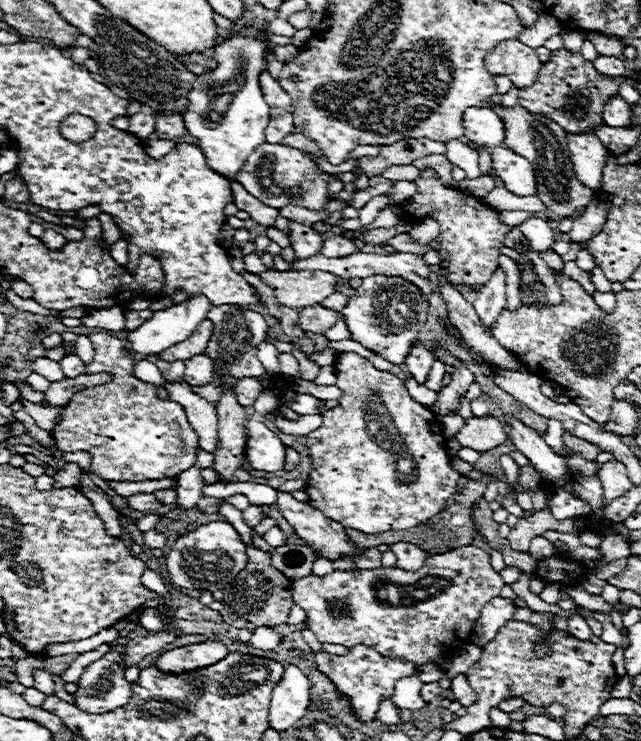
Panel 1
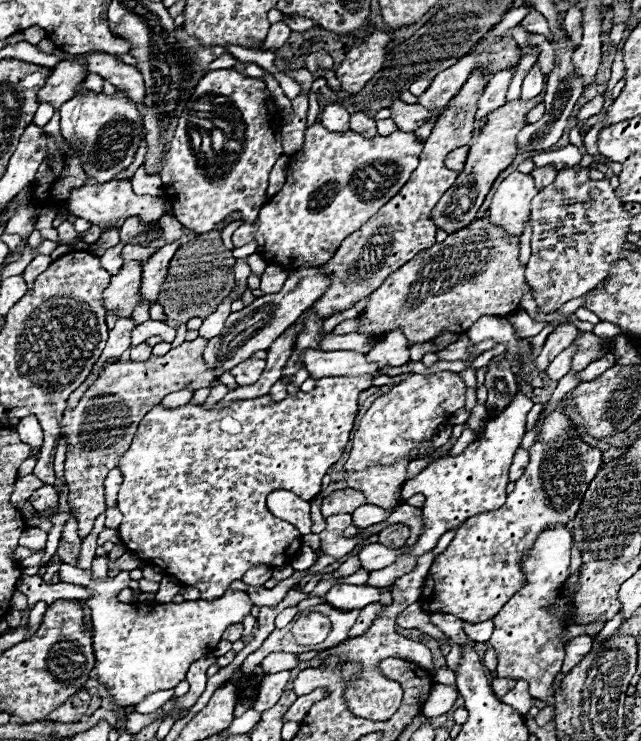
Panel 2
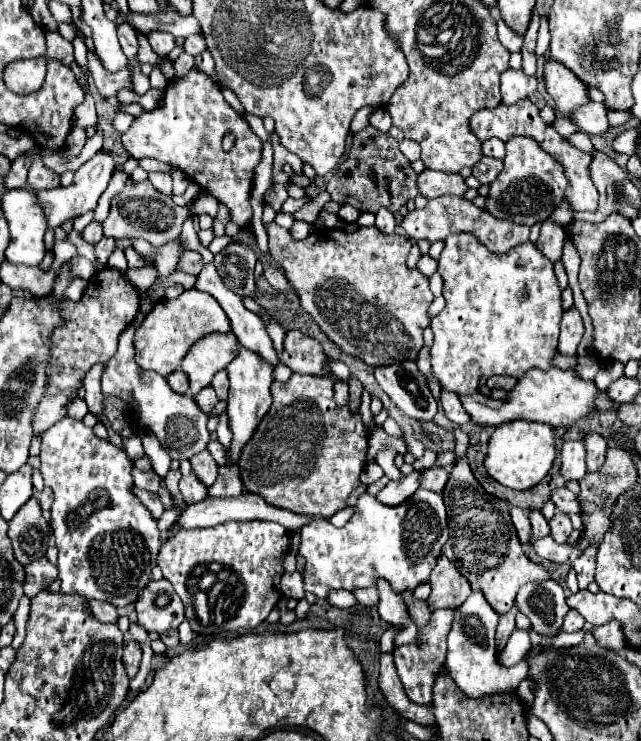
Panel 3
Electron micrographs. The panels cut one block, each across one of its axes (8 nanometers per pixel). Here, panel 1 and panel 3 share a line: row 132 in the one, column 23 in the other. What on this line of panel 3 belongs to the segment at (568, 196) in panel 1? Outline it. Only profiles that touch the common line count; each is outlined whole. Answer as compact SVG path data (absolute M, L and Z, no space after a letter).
M30 498L24 508L20 508L20 512L16 512L16 516L8 522L8 538L12 542L14 558L22 566L46 554L50 524L46 518L42 518L36 498Z

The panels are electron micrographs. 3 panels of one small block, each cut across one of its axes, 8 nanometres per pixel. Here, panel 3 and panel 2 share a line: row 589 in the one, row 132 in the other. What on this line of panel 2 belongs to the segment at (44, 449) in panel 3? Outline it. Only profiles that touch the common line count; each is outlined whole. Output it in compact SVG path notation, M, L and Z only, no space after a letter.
M122 90L114 92L112 96L106 96L104 92L74 94L74 98L60 106L60 130L70 144L82 140L82 144L76 146L76 152L82 158L84 172L98 184L104 184L126 170L132 164L140 142L144 140L142 112Z

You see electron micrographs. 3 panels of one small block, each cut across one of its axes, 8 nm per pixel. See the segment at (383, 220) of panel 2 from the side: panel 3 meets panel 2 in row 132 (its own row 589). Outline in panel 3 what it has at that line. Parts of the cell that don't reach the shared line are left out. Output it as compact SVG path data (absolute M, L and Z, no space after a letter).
M442 554L438 564L434 566L430 574L430 596L428 596L428 608L440 610L440 608L458 608L472 592L468 580L454 568L454 564Z

